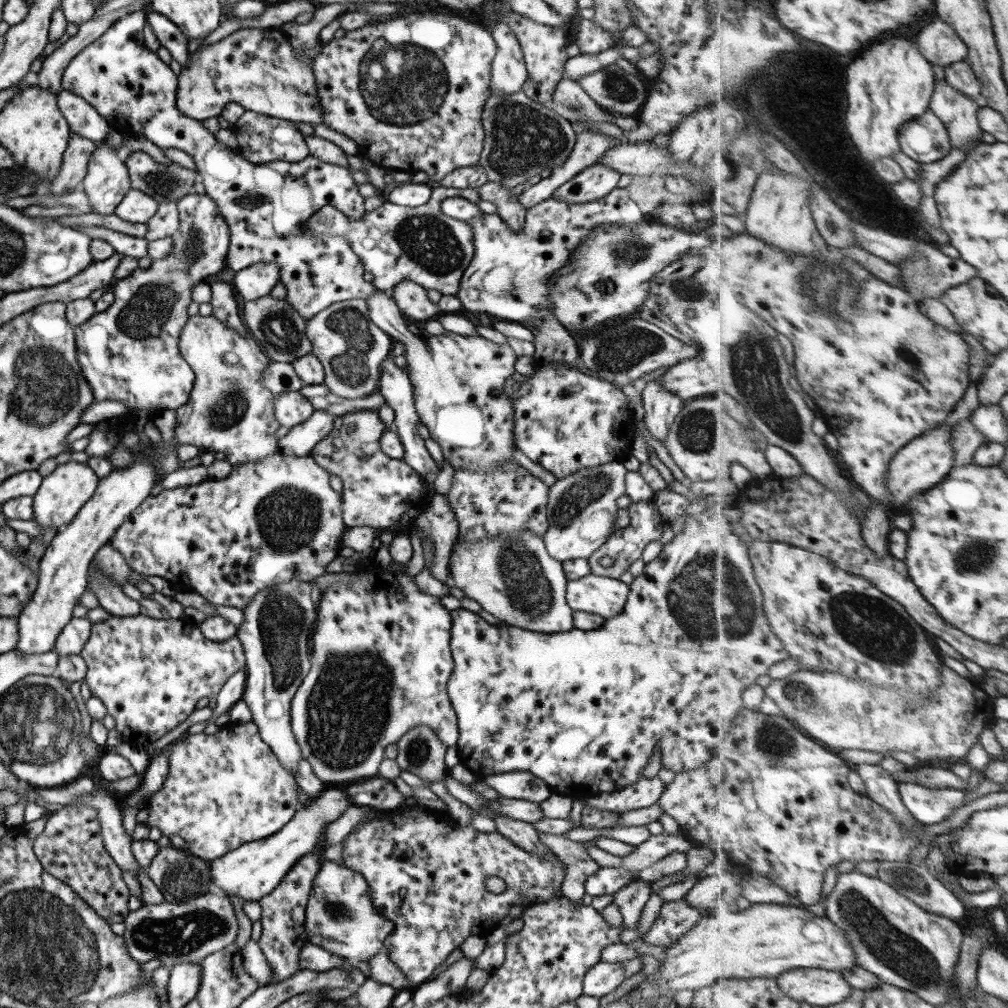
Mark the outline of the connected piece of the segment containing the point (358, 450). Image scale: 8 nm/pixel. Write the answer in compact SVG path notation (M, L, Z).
M377 410L355 411L337 416L334 419L330 432L311 451L311 457L323 466L330 474L339 476L343 482L342 516L348 528L370 526L381 532L397 526L402 518L412 508L423 511L429 503L431 495L423 498L423 478L406 461L399 460L384 454L381 451L380 439L387 431L385 422L380 418Z

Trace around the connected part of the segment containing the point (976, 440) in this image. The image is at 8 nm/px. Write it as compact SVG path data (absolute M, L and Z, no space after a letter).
M973 417L962 420L954 428L955 459L957 466L966 466L974 463L978 449L987 443L986 437L974 424Z

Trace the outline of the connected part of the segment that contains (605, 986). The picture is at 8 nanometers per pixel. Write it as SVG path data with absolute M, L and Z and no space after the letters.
M604 962L591 966L583 978L583 994L601 998L616 990L624 982L624 970L620 962Z

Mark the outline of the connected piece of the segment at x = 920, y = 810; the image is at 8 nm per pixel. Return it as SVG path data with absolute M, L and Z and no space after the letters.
M901 783L901 793L912 814L925 825L940 824L964 806L964 789L933 789L916 783Z

